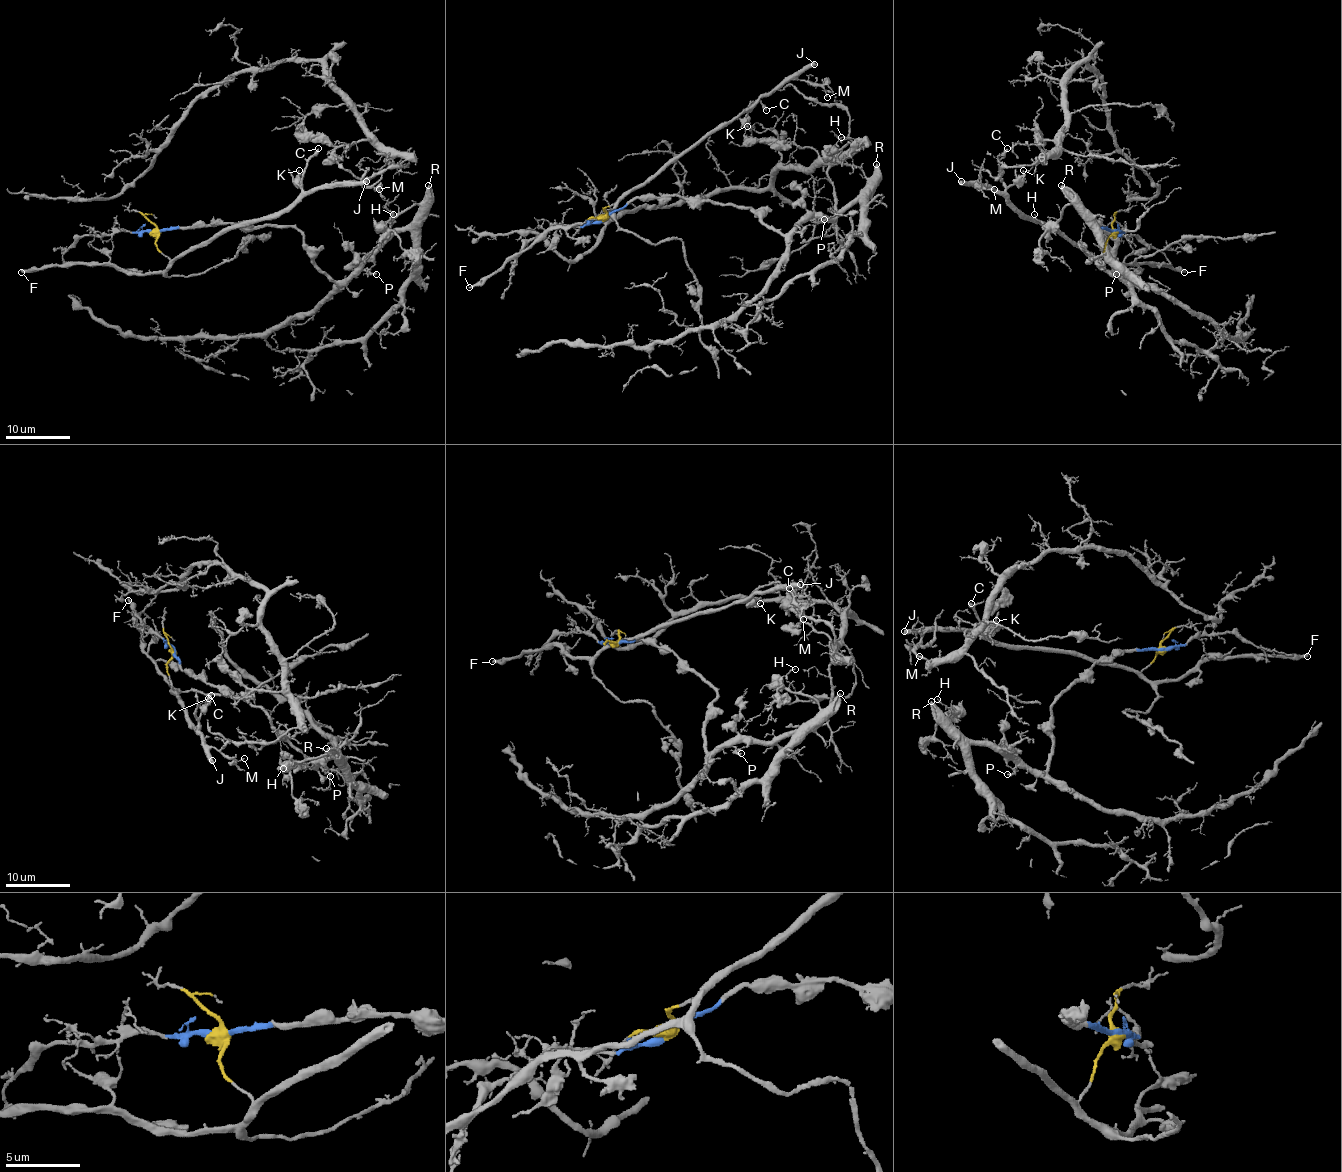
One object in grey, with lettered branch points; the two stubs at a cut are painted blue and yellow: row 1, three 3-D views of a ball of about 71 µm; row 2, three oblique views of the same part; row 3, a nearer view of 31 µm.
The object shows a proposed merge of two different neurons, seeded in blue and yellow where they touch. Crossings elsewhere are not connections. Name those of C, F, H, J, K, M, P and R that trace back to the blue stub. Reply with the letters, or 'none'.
H, P, R

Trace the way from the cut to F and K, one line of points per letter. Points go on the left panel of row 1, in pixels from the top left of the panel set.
F: (155, 230), (157, 246), (170, 261), (162, 271), (141, 274), (97, 264), (48, 264), (21, 272)
K: (155, 230), (157, 246), (173, 259), (207, 245), (220, 234), (283, 211), (299, 195), (299, 171)

